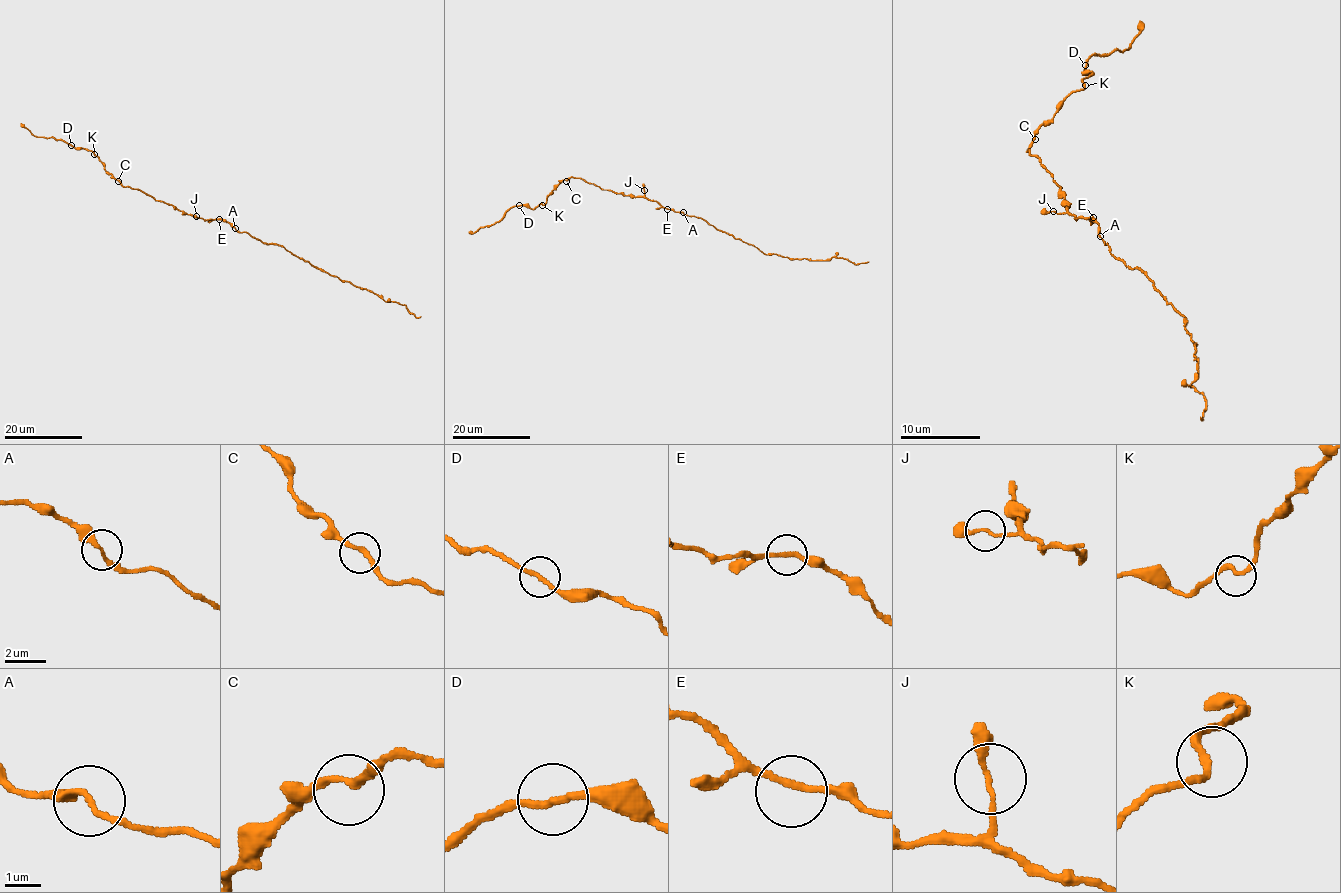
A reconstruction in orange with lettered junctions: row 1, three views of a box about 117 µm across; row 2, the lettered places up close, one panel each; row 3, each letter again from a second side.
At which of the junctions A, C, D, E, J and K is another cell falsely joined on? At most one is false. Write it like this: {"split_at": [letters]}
{"split_at": []}

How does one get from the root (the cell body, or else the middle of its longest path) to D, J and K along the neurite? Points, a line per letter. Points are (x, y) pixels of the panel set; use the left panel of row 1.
D: (213, 219), (184, 214), (139, 190), (123, 186), (92, 151), (71, 145)
J: (213, 219), (196, 216)
K: (213, 219), (184, 214), (139, 190), (123, 186), (94, 154)

